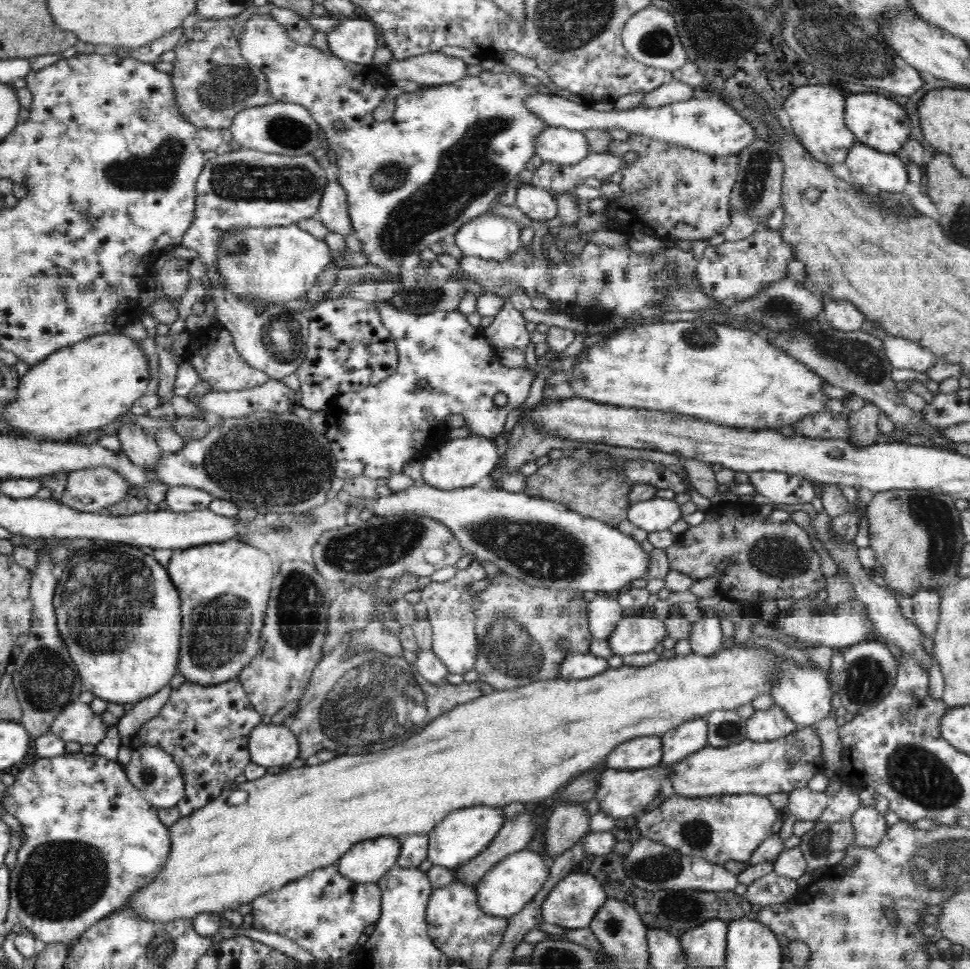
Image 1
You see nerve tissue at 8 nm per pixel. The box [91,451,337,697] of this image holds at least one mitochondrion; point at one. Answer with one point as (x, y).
(227, 620)

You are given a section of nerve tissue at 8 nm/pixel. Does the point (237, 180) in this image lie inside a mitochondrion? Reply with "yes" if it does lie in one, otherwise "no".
yes

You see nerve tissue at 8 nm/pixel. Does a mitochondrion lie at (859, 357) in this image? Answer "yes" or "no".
yes

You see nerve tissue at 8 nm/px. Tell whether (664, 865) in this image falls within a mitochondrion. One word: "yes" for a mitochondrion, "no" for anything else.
yes

